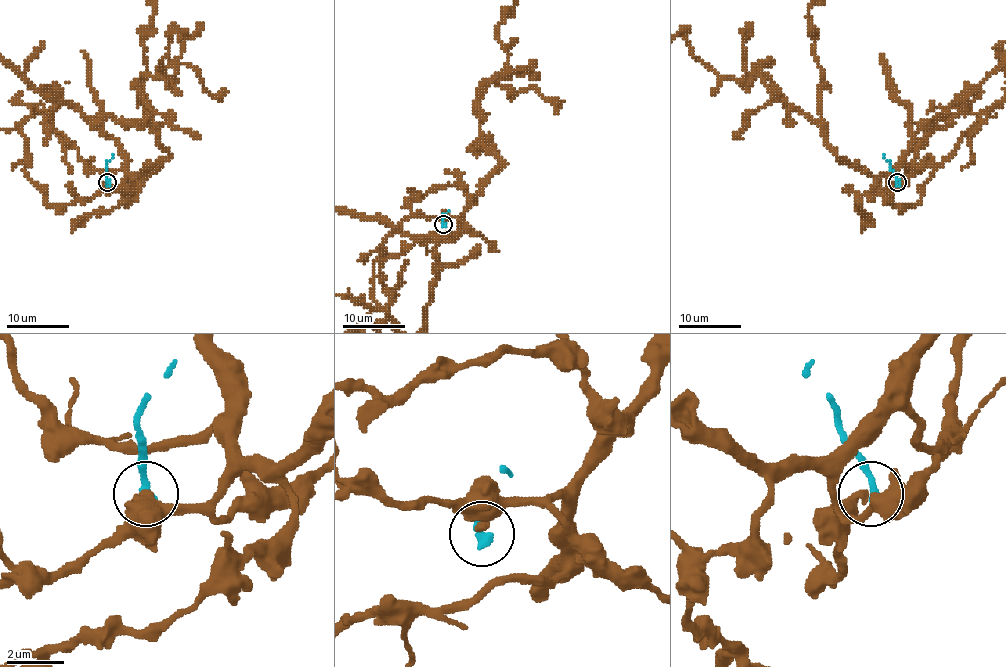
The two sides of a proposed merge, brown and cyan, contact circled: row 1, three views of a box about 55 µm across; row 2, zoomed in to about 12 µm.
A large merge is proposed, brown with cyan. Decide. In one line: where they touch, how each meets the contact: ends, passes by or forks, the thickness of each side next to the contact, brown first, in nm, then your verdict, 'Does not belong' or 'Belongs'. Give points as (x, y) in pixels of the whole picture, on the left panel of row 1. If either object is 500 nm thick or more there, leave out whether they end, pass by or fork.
Place: (107, 182). At the ring brown ends. At the ring cyan ends. Thickness 440 nm (brown) against 360 nm. Does not belong

